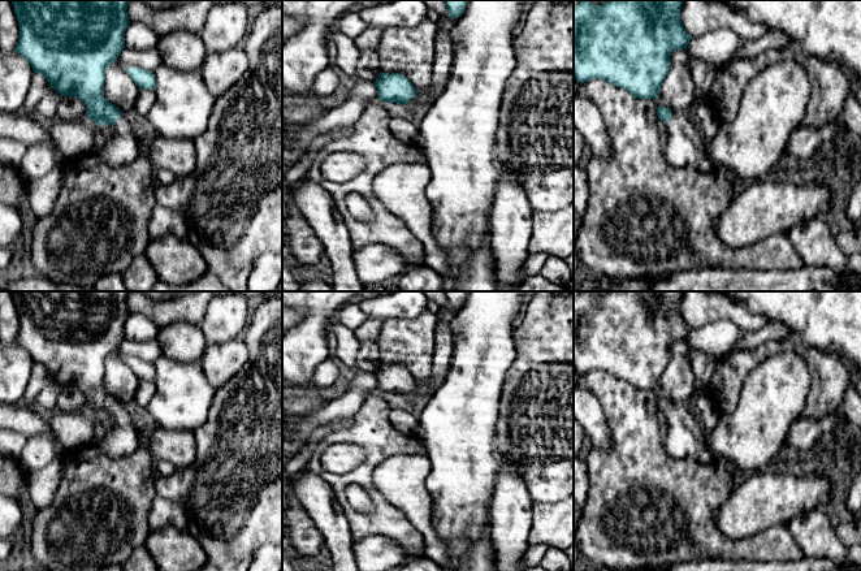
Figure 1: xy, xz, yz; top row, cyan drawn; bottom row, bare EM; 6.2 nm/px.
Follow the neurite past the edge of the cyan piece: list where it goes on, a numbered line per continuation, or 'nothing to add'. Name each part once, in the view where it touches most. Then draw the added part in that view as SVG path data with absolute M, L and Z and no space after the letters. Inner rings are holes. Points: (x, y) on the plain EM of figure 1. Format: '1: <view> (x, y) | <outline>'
1: xy (120, 437) | M124 405L116 415L108 418L103 432L98 434L94 444L107 455L112 458L127 457L139 446L139 436L133 425L133 419Z

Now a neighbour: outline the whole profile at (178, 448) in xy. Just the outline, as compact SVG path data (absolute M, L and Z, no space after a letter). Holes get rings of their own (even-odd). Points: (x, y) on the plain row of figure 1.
M156 427L151 434L147 450L155 462L166 460L176 470L182 470L192 464L196 453L196 441L191 431Z

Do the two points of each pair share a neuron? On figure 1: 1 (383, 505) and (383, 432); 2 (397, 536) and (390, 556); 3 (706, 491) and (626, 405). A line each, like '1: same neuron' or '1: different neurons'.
1: same neuron
2: different neurons
3: same neuron

